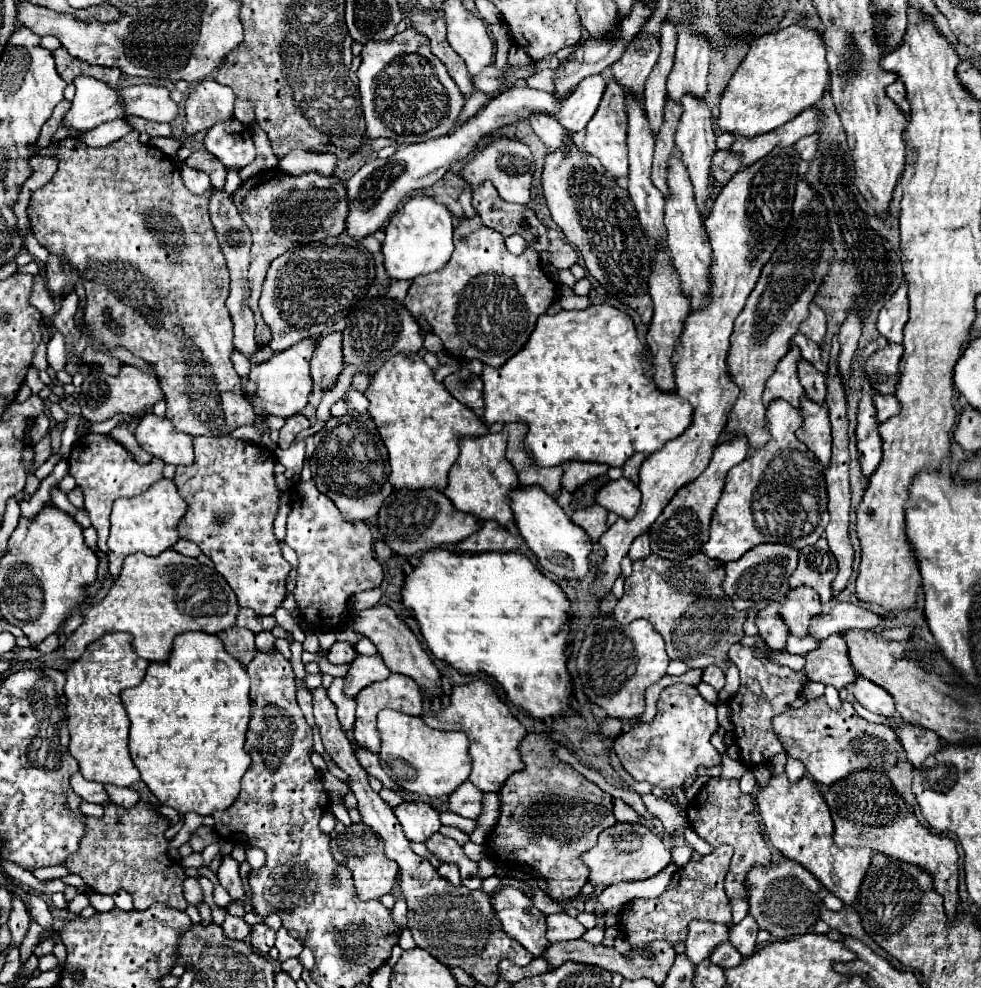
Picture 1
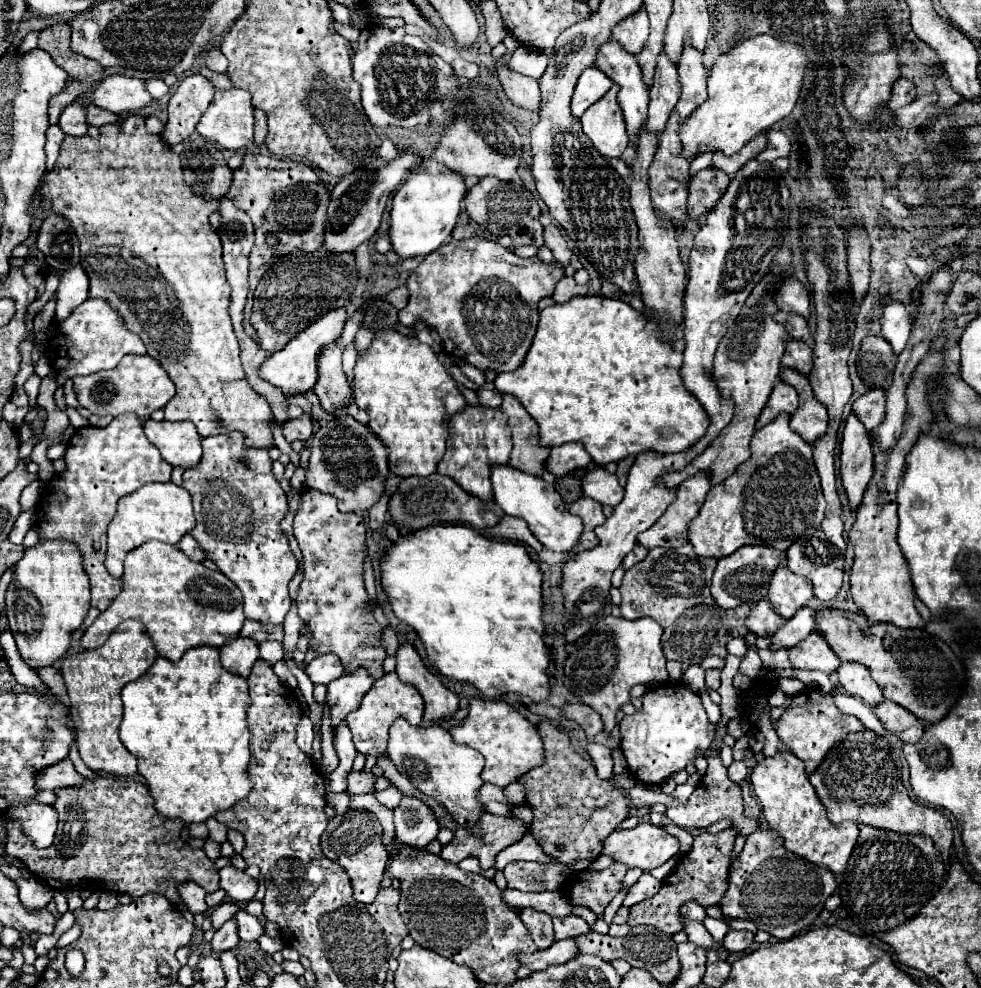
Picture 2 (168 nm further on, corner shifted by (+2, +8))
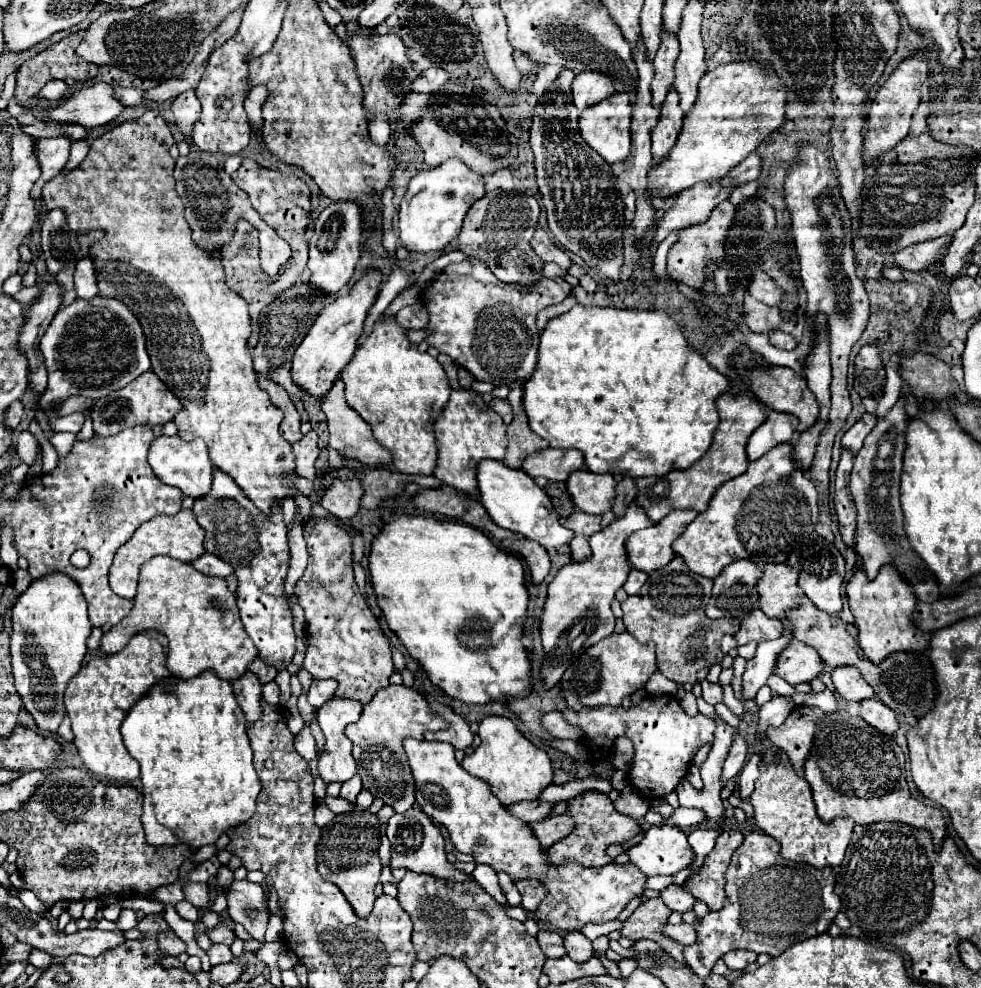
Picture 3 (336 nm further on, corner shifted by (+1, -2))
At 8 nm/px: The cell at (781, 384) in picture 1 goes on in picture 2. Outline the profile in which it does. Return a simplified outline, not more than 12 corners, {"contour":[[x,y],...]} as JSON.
{"contour":[[776,380],[756,428],[782,412],[794,414],[798,394],[784,380]]}

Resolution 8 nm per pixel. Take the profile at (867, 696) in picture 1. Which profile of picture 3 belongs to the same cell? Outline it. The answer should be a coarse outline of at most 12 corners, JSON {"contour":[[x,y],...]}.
{"contour":[[853,666],[833,670],[841,698],[861,702],[873,698],[873,688]]}

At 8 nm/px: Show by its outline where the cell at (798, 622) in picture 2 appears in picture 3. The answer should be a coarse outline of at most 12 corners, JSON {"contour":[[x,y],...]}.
{"contour":[[787,636],[765,640],[743,672],[741,694],[753,700],[773,674]]}

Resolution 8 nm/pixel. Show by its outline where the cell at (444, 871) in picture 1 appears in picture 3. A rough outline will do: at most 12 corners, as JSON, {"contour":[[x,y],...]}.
{"contour":[[567,814],[531,824],[547,850],[573,832],[575,820]]}

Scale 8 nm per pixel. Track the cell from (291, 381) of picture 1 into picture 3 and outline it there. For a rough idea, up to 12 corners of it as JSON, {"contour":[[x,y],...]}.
{"contour":[[381,272],[323,308],[291,374],[317,398],[353,358]]}

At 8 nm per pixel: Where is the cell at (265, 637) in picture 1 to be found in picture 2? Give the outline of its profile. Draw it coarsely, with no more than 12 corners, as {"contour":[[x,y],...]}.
{"contour":[[276,640],[258,644],[260,656],[270,664],[284,658],[282,644]]}

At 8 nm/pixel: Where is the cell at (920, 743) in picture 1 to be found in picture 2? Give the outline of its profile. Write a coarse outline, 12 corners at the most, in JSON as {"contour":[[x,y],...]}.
{"contour":[[892,702],[874,706],[886,730],[918,744],[924,724]]}

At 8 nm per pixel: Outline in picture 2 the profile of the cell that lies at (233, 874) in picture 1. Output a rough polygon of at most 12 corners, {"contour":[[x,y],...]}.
{"contour":[[234,866],[220,868],[220,888],[250,902],[258,884]]}

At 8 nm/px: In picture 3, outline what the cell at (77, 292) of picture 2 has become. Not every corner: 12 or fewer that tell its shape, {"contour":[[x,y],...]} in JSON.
{"contour":[[93,258],[77,262],[77,298],[91,300],[99,292]]}

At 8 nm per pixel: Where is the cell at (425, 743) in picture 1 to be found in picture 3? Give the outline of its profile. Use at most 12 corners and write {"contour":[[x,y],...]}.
{"contour":[[403,746],[417,804],[455,850],[539,880],[537,918],[579,932],[645,892],[633,862],[553,864],[453,746]]}

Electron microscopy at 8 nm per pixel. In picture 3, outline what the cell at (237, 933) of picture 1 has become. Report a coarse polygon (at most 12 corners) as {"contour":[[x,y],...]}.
{"contour":[[213,944],[207,950],[211,966],[231,962],[229,946]]}

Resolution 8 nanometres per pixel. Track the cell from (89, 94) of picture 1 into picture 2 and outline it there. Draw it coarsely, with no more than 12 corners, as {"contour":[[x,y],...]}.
{"contour":[[84,96],[62,110],[64,134],[88,134]]}

